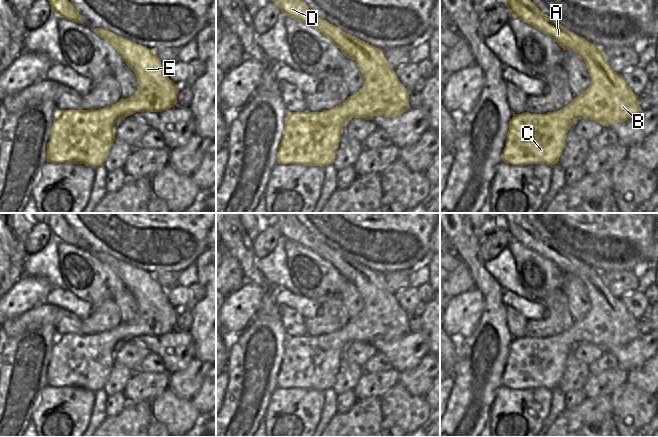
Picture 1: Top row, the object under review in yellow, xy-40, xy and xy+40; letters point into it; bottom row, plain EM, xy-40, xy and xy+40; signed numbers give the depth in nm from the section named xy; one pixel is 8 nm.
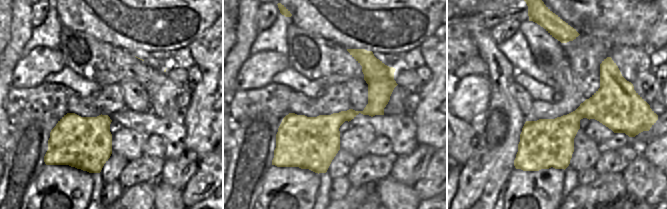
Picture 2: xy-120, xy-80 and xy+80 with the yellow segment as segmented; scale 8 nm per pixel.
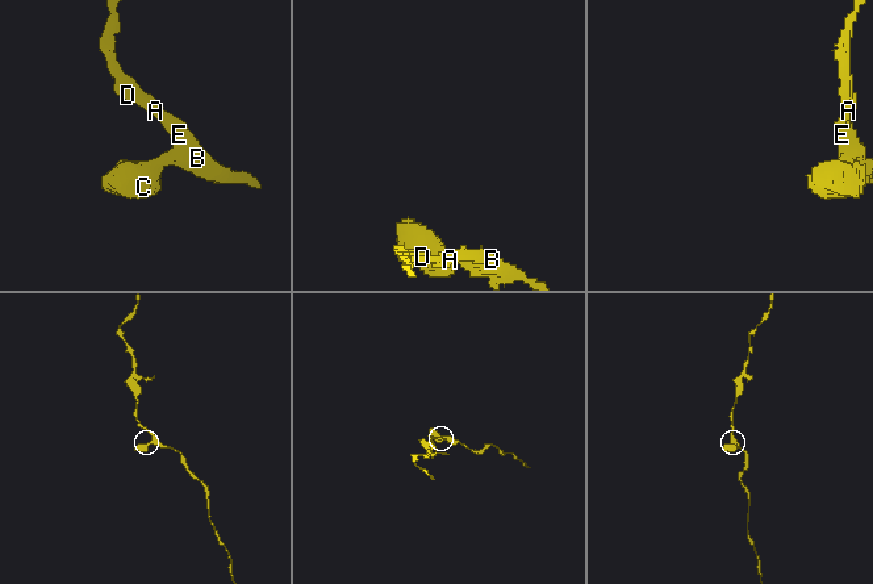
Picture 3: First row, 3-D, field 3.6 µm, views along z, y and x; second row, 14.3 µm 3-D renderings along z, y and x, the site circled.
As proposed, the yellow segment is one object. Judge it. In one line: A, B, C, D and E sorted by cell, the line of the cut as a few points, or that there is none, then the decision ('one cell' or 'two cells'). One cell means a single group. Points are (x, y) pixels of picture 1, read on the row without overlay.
groups A B C D E; cut none; one cell

